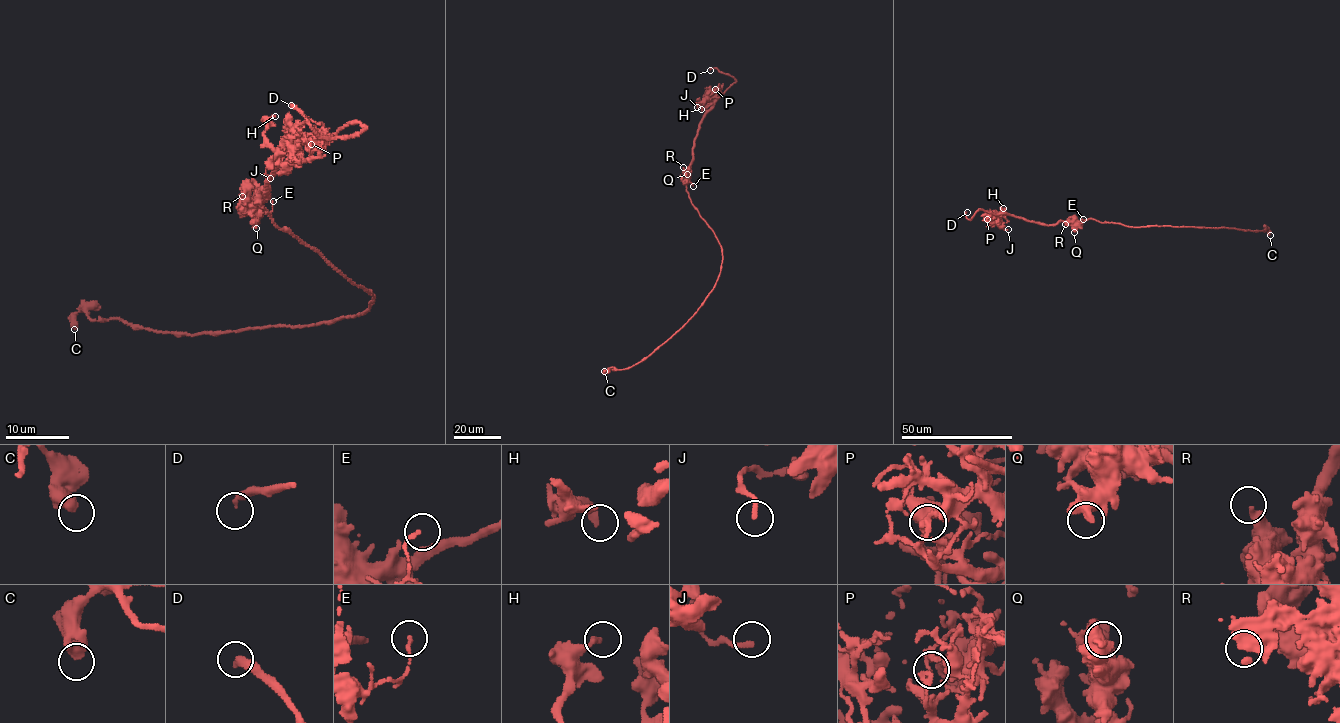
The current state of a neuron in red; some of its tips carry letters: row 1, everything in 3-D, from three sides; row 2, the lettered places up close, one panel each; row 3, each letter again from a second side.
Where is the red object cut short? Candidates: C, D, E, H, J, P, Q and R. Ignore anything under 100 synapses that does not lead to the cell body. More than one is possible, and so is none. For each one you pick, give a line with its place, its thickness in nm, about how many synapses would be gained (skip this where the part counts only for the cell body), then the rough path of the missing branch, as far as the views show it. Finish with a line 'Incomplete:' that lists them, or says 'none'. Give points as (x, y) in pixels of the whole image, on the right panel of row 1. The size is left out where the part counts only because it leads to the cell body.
D: (967, 212) | 280 nm
Incomplete: D

